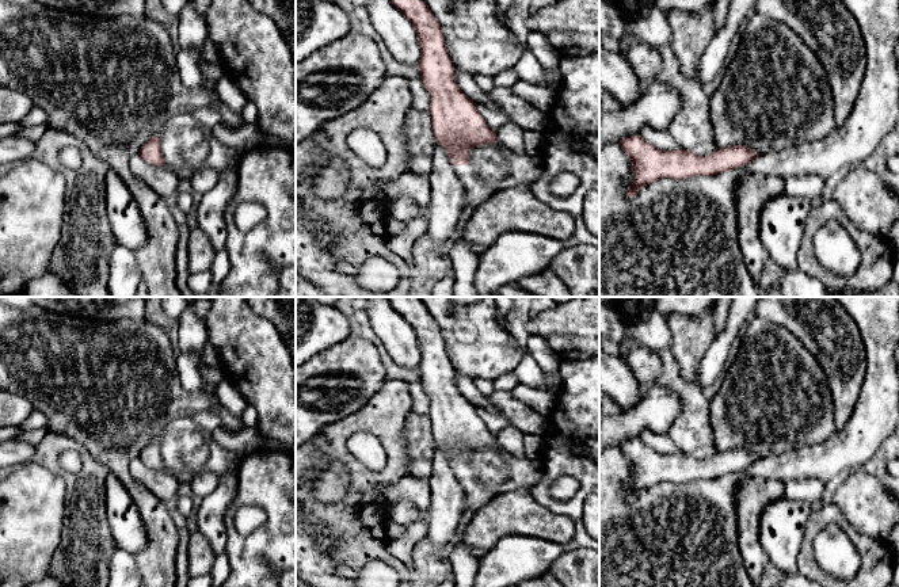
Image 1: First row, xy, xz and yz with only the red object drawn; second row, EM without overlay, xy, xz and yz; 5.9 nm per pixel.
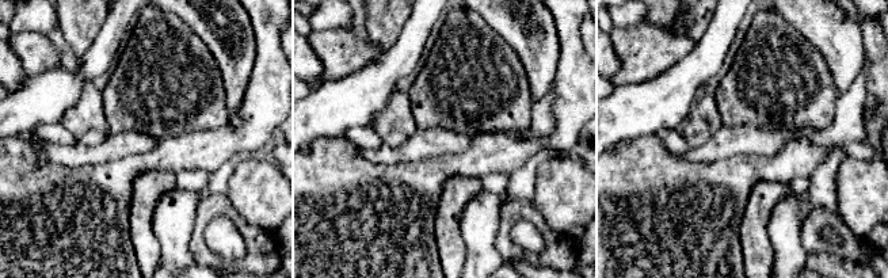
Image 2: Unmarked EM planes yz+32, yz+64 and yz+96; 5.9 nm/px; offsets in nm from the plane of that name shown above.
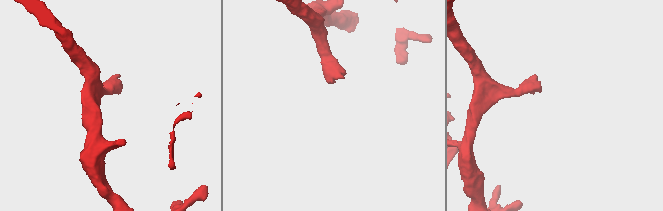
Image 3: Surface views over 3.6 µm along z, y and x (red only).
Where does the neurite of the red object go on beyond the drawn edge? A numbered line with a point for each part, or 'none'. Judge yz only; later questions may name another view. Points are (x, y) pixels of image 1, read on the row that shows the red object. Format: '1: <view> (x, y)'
none

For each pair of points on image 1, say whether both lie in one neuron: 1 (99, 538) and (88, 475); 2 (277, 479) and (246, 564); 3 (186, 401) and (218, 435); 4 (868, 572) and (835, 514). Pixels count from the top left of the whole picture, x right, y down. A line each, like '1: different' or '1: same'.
1: same
2: same
3: different
4: same

